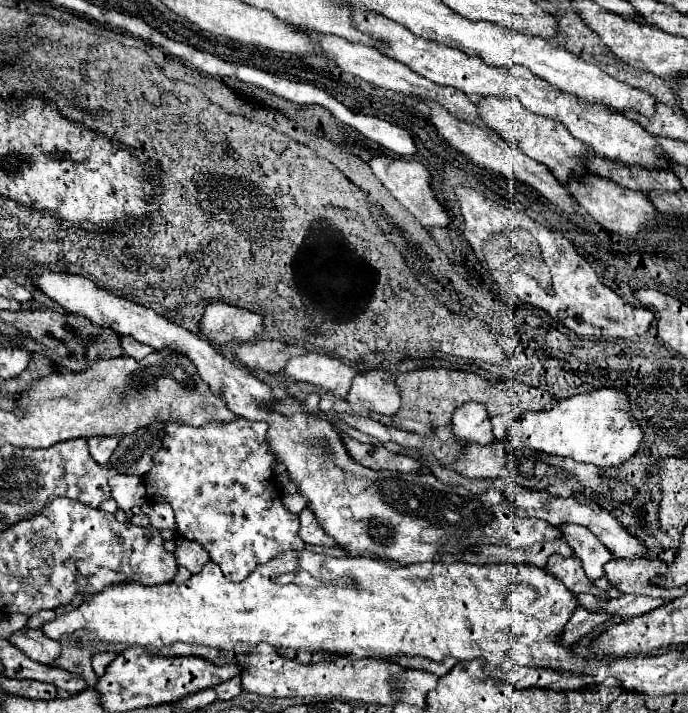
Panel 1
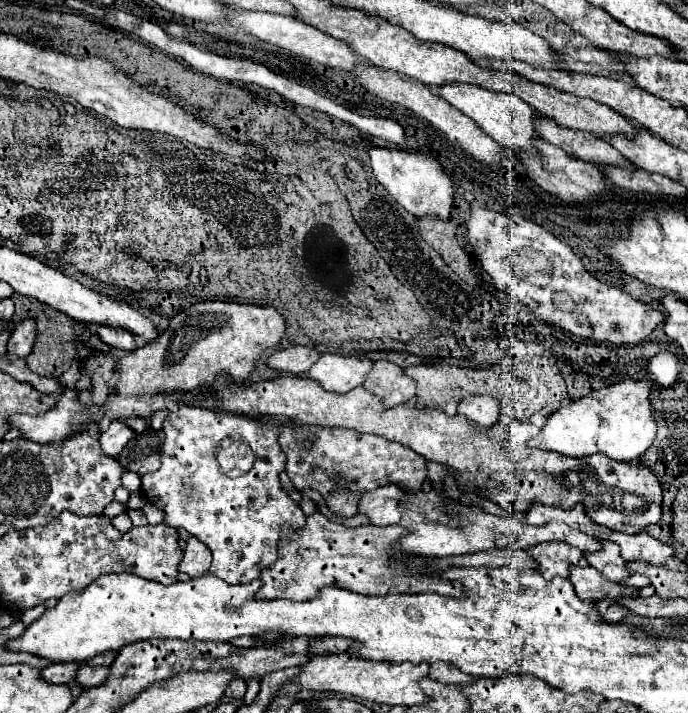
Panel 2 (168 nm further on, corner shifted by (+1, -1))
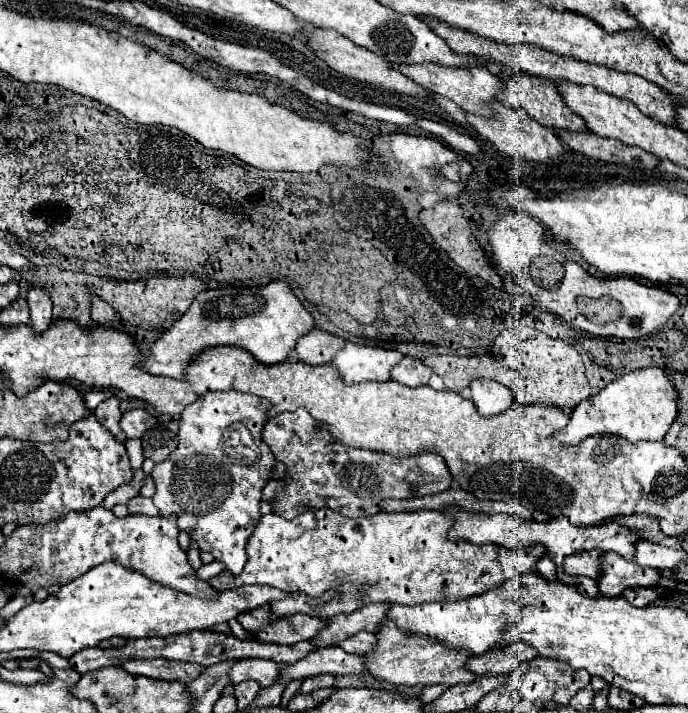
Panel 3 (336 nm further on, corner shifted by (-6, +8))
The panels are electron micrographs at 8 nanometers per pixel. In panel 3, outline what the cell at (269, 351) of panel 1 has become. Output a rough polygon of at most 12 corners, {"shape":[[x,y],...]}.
{"shape":[[311,330],[297,342],[305,364],[329,364],[347,340]]}

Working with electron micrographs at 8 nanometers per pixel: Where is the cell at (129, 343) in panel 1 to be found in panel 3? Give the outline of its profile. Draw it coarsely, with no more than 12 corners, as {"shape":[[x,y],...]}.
{"shape":[[91,296],[91,320],[111,326],[115,310],[99,296]]}

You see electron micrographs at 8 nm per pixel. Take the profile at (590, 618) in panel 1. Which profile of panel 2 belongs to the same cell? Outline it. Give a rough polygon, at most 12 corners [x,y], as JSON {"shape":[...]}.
{"shape":[[614,599],[596,601],[606,623],[618,623],[628,615]]}

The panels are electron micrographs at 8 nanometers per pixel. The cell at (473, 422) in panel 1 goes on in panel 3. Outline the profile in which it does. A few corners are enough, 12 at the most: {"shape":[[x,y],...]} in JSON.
{"shape":[[473,380],[471,400],[481,416],[513,404],[511,390],[495,380]]}

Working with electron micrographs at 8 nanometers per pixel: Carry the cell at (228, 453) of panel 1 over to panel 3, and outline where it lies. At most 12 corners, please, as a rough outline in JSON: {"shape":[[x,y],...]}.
{"shape":[[207,392],[151,472],[159,514],[231,574],[275,456],[259,398]]}

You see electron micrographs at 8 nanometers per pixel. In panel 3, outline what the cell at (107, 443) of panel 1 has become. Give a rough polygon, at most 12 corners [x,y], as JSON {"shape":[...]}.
{"shape":[[129,410],[121,418],[127,438],[141,438],[157,418],[145,410]]}

